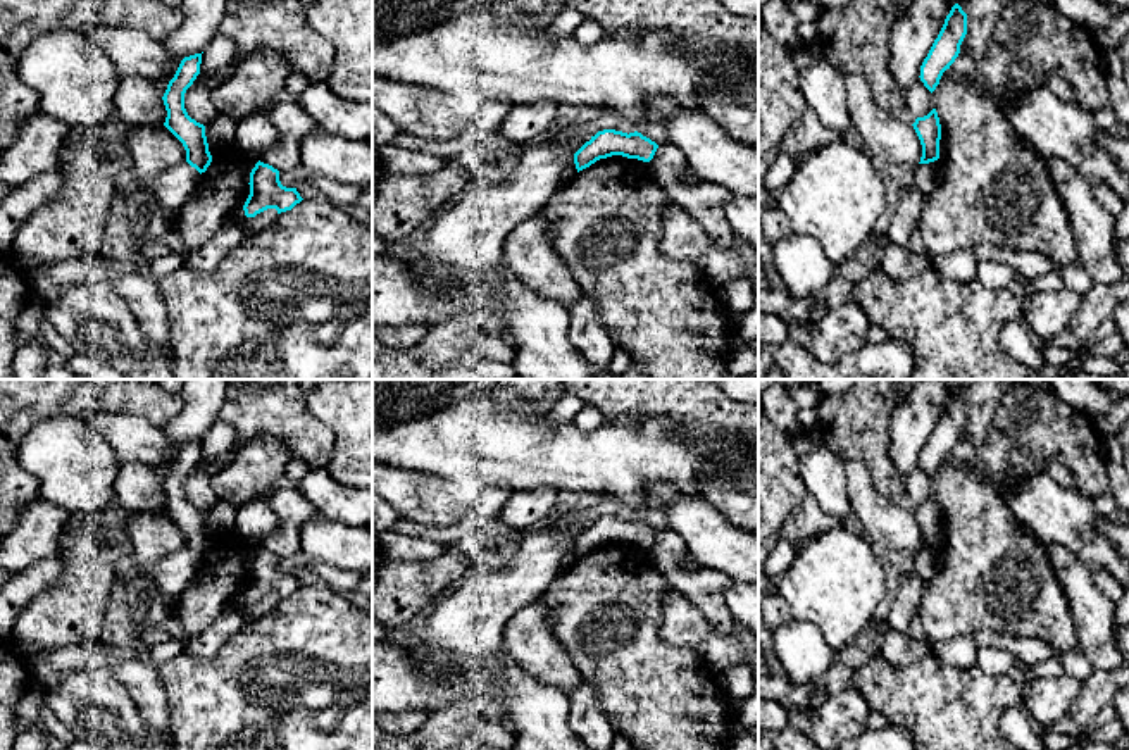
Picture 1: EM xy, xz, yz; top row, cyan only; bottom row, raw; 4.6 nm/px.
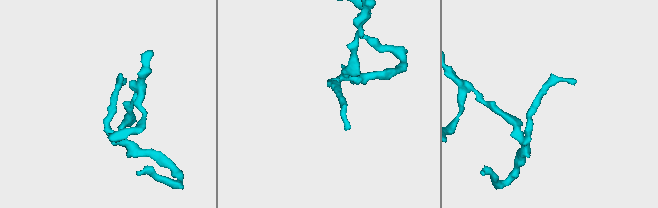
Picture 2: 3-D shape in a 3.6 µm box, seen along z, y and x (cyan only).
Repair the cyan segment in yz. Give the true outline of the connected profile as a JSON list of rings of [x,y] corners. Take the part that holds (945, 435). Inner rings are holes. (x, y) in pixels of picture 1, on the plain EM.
[[[955,390],[934,426],[927,443],[920,452],[920,467],[933,479],[946,455],[960,440],[960,431],[967,421],[967,400]]]

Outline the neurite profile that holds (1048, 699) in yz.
[[[1072,676],[1034,678],[1029,681],[1024,707],[1048,729],[1069,714],[1079,693],[1081,681]]]

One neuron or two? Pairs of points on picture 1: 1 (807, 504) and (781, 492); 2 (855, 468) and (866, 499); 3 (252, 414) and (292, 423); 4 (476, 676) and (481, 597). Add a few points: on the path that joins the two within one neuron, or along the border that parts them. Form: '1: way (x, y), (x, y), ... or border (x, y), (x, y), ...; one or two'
1: border (805, 493), (800, 506), (776, 531); two
2: way (859, 474), (860, 492); one
3: way (262, 414), (281, 414); one
4: border (467, 661), (462, 664); two

